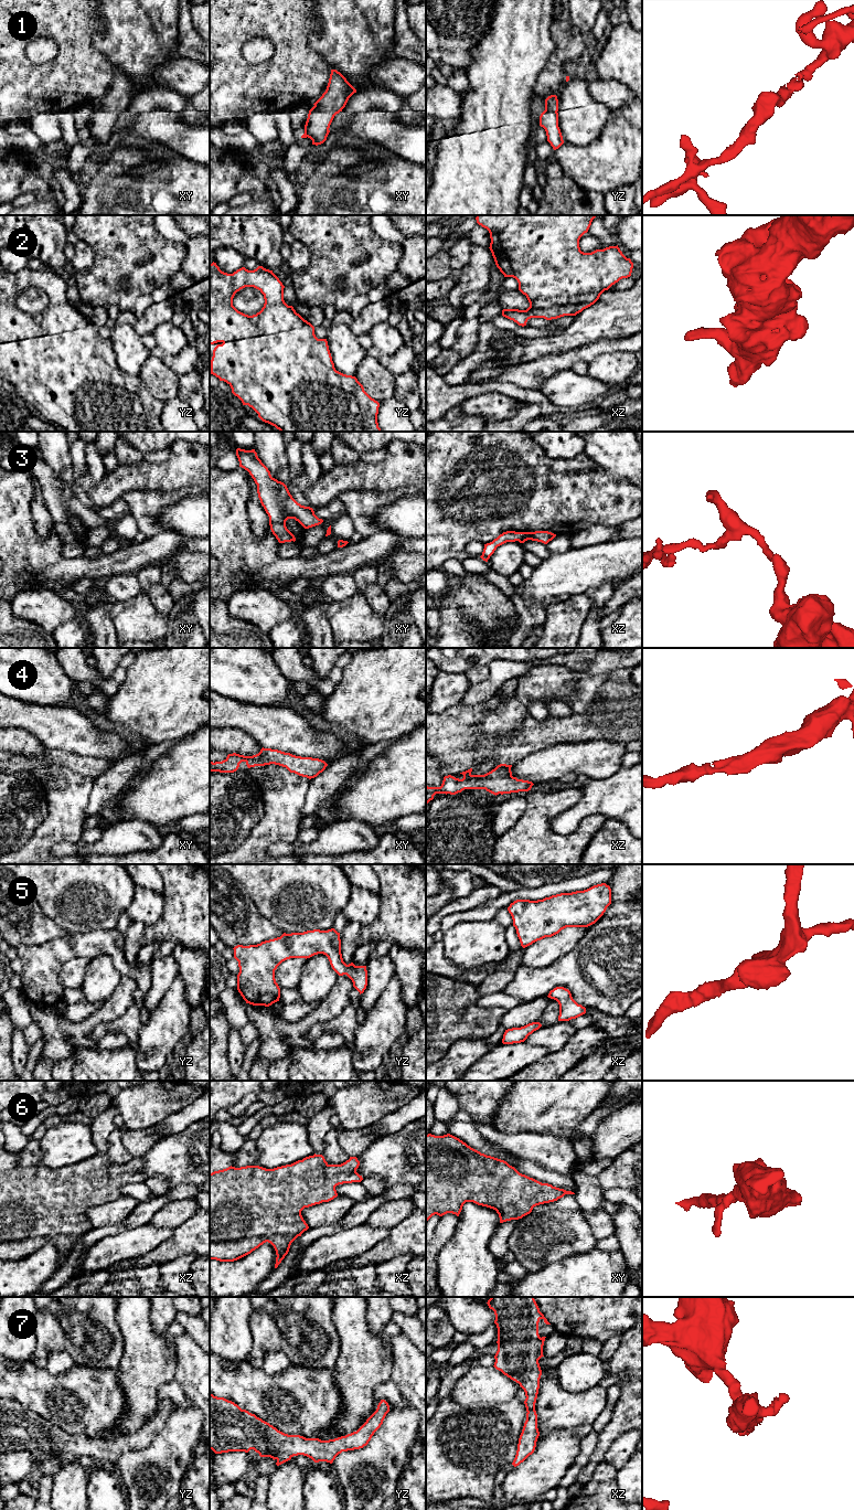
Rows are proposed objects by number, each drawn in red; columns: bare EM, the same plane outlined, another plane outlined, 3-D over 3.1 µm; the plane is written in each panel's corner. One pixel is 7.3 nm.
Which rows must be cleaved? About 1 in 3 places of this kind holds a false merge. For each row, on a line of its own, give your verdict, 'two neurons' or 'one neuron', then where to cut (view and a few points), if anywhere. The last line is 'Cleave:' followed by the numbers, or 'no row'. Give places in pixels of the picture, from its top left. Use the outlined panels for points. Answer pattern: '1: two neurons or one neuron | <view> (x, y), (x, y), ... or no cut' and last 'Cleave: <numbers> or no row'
1: one neuron | no cut
2: one neuron | no cut
3: one neuron | no cut
4: one neuron | no cut
5: one neuron | no cut
6: one neuron | no cut
7: one neuron | no cut
Cleave: no row

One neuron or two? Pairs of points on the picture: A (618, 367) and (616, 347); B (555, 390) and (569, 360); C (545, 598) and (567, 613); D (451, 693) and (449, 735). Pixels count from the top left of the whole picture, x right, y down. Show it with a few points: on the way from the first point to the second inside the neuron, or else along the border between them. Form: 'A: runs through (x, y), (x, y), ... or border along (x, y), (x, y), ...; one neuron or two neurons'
A: border along (630, 351), (604, 352), (593, 361); two neurons
B: border along (570, 369), (557, 371), (543, 382); two neurons
C: border along (578, 594), (552, 604), (545, 609); two neurons
D: border along (459, 703), (437, 714); two neurons

